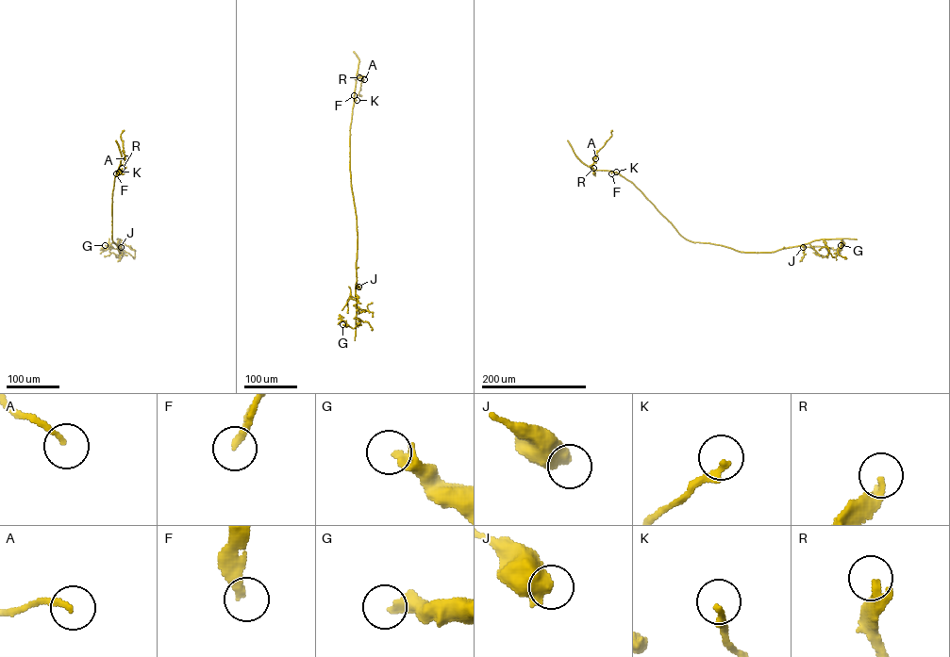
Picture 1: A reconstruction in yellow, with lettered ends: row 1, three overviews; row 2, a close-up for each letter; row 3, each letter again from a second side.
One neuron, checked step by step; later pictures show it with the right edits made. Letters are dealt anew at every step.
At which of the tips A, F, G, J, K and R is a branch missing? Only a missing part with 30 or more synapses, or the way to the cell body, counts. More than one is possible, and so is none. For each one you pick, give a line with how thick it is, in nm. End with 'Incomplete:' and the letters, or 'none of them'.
A: calibre 180 nm
F: calibre 300 nm
K: calibre 240 nm
Incomplete: A, F, K

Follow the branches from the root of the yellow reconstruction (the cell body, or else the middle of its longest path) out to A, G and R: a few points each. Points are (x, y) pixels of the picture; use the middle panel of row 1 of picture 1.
A: (351, 182), (350, 125), (357, 73), (364, 79)
G: (351, 182), (358, 237), (358, 324), (352, 328), (342, 324)
R: (351, 182), (350, 125), (356, 78), (359, 77)

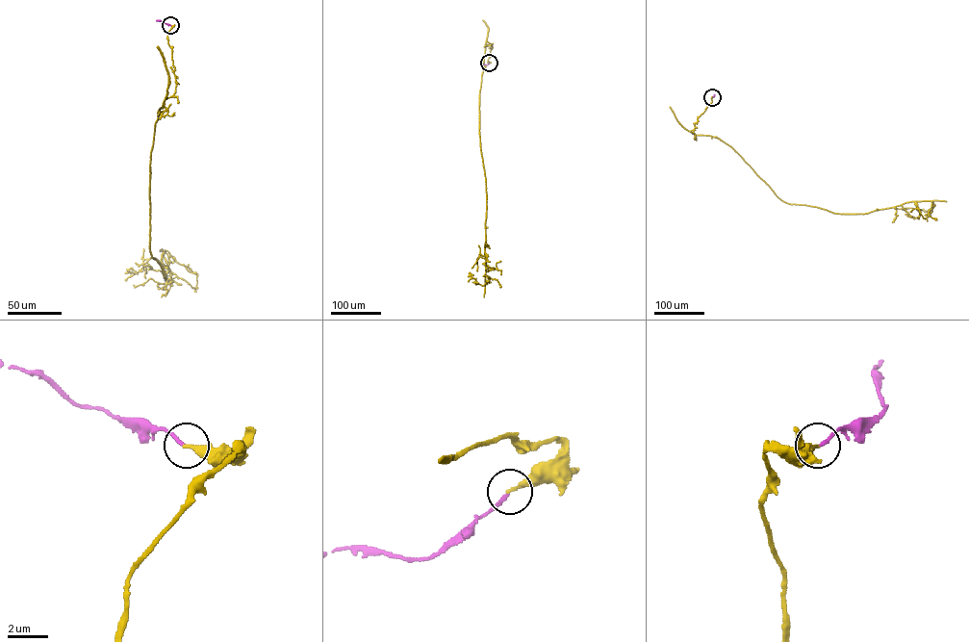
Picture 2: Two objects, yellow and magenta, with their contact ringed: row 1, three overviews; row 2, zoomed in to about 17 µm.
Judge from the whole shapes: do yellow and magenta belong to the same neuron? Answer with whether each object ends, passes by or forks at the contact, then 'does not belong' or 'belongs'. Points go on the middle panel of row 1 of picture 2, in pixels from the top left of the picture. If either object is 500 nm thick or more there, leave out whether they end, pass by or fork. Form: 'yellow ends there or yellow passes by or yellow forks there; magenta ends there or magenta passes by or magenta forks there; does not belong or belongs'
yellow ends there; magenta ends there; belongs

